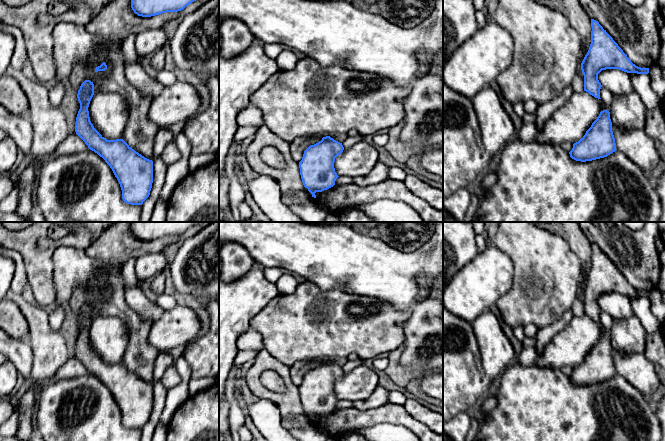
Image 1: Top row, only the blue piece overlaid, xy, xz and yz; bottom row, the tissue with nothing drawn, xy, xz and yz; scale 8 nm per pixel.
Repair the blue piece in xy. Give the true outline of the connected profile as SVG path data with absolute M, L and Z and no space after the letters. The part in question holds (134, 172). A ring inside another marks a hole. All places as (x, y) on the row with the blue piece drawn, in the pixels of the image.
M85 80L77 94L80 109L75 132L90 150L110 166L120 184L123 201L131 205L142 205L152 188L153 161L136 152L123 139L107 140L94 128L88 111L93 95L93 82Z

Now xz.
M330 136L310 145L299 162L300 175L305 188L316 198L316 192L322 192L335 185L339 177L335 172L335 158L344 150L342 143Z

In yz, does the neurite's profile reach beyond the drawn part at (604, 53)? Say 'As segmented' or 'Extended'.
As segmented

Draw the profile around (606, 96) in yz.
M603 86L600 89L600 98L604 102L606 107L610 109L613 101L613 94Z

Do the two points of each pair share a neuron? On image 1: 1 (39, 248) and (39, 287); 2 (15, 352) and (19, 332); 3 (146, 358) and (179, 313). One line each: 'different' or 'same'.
1: same
2: different
3: different

